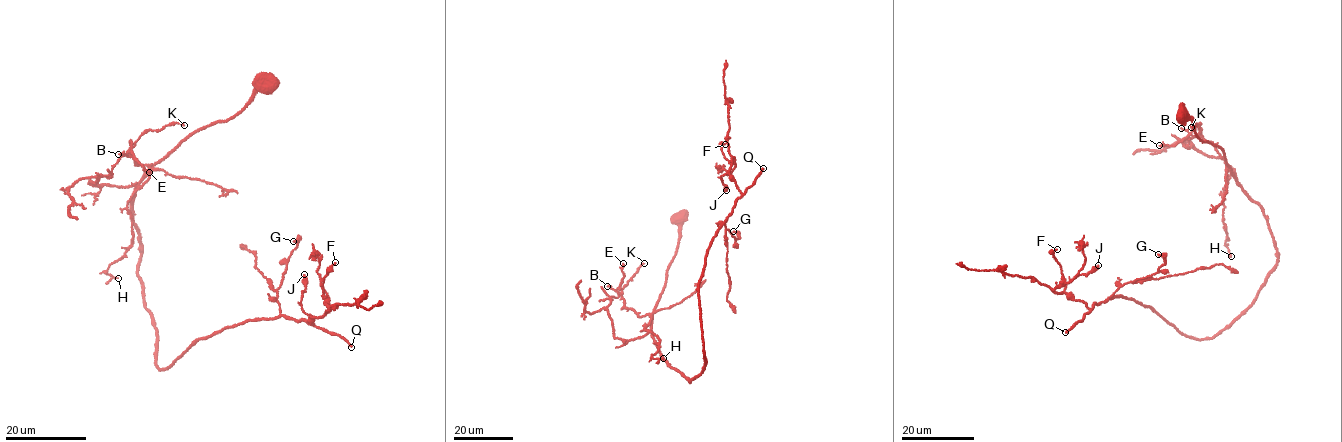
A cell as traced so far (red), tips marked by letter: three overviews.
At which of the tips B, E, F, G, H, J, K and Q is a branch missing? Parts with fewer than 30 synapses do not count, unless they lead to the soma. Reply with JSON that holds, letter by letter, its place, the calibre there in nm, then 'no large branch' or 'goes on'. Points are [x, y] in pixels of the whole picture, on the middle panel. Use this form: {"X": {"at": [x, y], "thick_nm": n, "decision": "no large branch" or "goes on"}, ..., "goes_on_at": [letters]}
{"B": {"at": [607, 286], "thick_nm": 90, "decision": "no large branch"}, "E": {"at": [623, 263], "thick_nm": 200, "decision": "no large branch"}, "F": {"at": [725, 144], "thick_nm": 130, "decision": "no large branch"}, "G": {"at": [733, 231], "thick_nm": 140, "decision": "no large branch"}, "H": {"at": [663, 358], "thick_nm": 160, "decision": "no large branch"}, "J": {"at": [726, 190], "thick_nm": 200, "decision": "no large branch"}, "K": {"at": [644, 263], "thick_nm": 170, "decision": "no large branch"}, "Q": {"at": [763, 168], "thick_nm": 260, "decision": "goes on"}, "goes_on_at": ["Q"]}

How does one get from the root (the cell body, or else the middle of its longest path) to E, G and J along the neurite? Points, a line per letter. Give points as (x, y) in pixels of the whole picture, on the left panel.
E: (267, 81), (242, 111), (202, 127), (153, 164), (134, 164), (127, 156), (130, 141), (133, 155), (149, 172)
G: (267, 81), (242, 111), (153, 165), (131, 201), (155, 364), (167, 369), (201, 338), (279, 315), (293, 241)
J: (267, 81), (153, 165), (131, 201), (155, 364), (167, 369), (250, 320), (312, 324), (304, 274)

